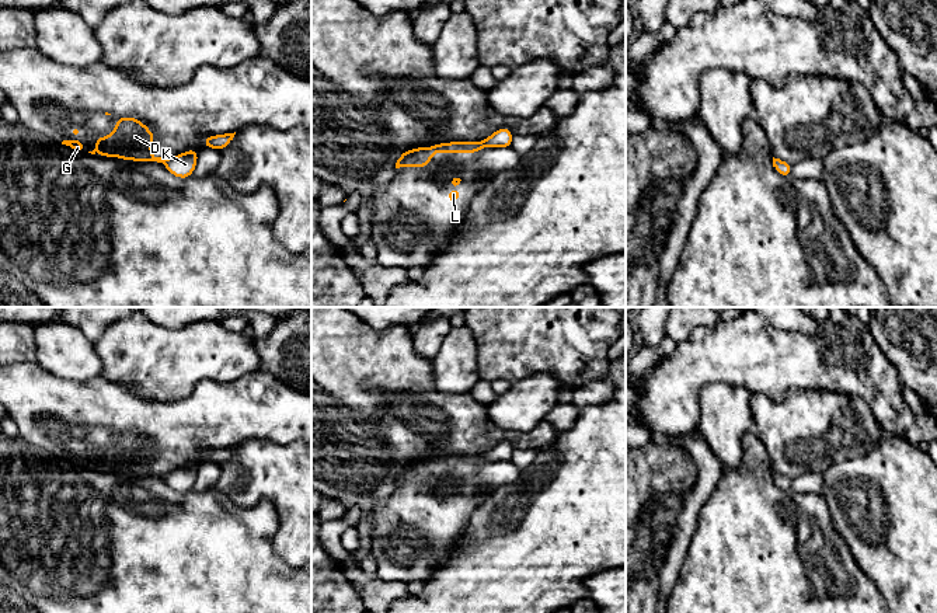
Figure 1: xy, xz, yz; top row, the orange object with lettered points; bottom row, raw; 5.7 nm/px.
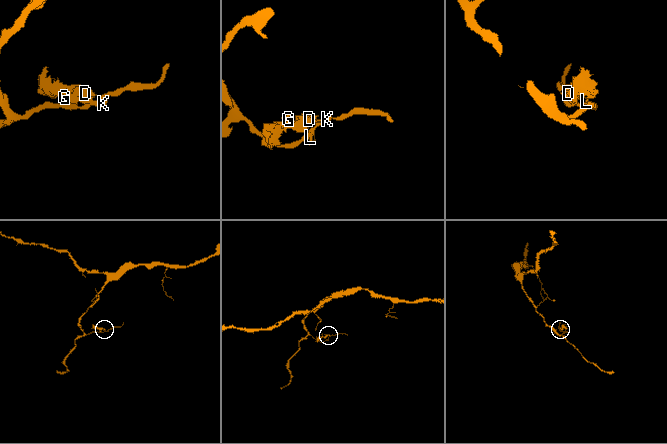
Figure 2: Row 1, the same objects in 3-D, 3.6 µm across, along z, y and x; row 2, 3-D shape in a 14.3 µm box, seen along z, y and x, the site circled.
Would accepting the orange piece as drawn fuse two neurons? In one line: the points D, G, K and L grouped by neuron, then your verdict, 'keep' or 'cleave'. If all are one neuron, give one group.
D G L / K | cleave

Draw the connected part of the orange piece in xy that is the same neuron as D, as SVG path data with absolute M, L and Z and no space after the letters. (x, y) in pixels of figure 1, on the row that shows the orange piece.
M115 118L115 122L114 132L105 137L95 137L95 149L88 153L133 161L164 163L167 160L151 154L151 142L156 136L137 118Z

